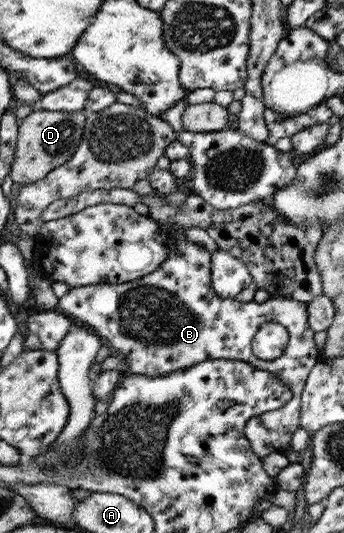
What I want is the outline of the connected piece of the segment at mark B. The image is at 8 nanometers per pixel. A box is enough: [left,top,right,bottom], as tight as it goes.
[58,224,320,458]

